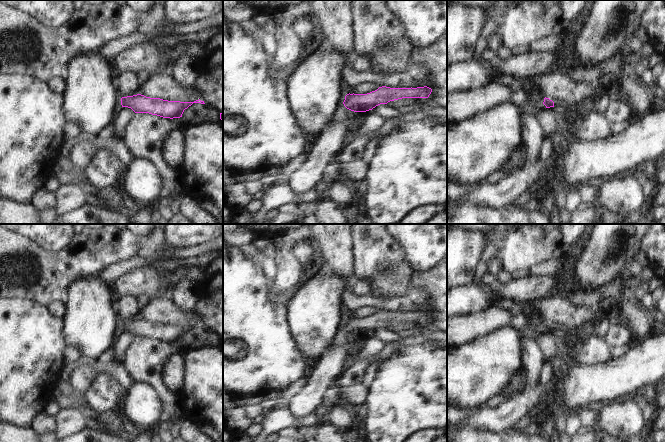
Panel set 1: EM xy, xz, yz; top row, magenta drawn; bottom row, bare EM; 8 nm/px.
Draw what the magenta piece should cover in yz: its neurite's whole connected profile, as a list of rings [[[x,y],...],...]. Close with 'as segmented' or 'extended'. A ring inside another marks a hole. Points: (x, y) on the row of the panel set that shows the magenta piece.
[[[544,98],[543,104],[546,106],[546,108],[554,107],[557,111],[563,111],[567,109],[568,103],[563,100],[558,100],[558,101],[552,101],[549,98]]]; extended

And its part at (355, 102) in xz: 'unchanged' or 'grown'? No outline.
grown

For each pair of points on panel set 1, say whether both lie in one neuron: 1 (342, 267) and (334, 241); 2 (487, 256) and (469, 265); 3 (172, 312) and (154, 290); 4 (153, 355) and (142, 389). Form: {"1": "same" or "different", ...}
{"1": "same", "2": "different", "3": "different", "4": "different"}

